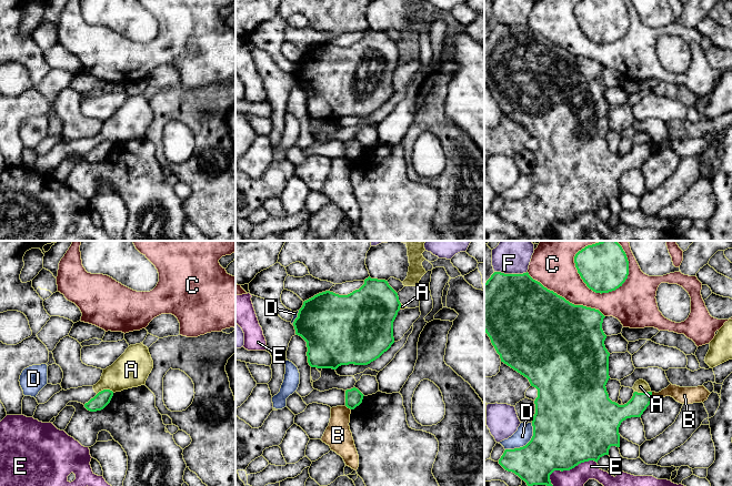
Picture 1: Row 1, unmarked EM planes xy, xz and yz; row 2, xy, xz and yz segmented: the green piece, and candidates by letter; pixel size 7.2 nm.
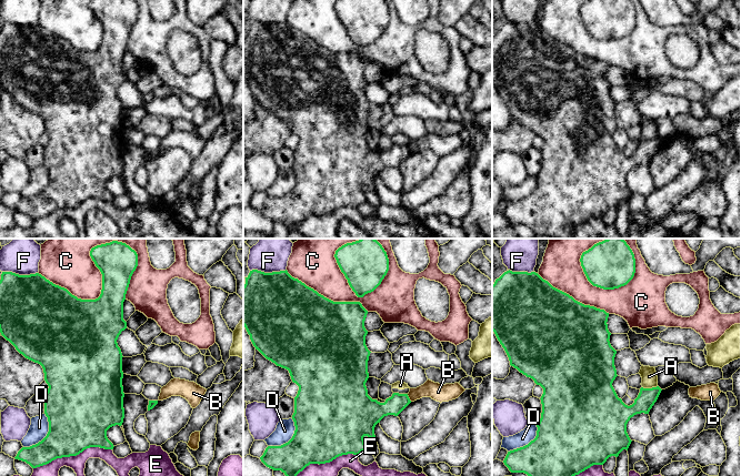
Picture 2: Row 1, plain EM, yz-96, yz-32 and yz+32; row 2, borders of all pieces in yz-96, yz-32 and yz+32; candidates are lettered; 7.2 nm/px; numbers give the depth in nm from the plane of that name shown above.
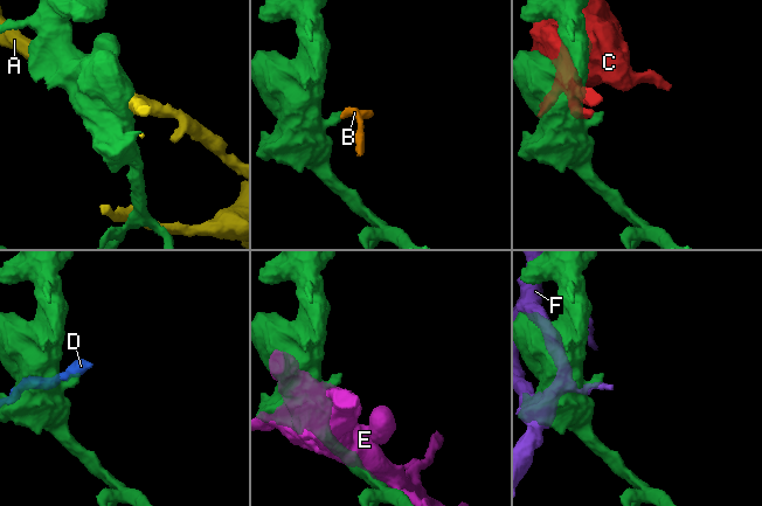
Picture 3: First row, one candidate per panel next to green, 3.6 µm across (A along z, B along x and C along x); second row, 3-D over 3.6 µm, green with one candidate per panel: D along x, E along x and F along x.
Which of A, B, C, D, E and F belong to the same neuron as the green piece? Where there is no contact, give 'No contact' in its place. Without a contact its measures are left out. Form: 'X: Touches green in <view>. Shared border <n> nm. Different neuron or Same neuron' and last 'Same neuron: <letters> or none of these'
A: Touches green in xy. Shared border 130 nm. Different neuron
B: Touches green in yz. Shared border 60 nm. Different neuron
C: Touches green in yz. Shared border 420 nm. Different neuron
D: Touches green in yz. Shared border 280 nm. Different neuron
E: Touches green in yz. Shared border 380 nm. Different neuron
F: Touches green in yz. Shared border 240 nm. Different neuron
Same neuron: none of these

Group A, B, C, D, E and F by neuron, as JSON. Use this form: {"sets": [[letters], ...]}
{"sets": [["A"], ["B"], ["C"], ["D"], ["E"], ["F"]]}

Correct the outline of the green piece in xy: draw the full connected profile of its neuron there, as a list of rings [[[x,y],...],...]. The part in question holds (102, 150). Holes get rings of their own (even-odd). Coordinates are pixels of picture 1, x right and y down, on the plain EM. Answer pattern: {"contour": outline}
{"contour": [[[103,141],[99,143],[93,150],[84,155],[84,159],[90,163],[97,163],[103,161],[111,152],[113,143],[110,141]]]}

